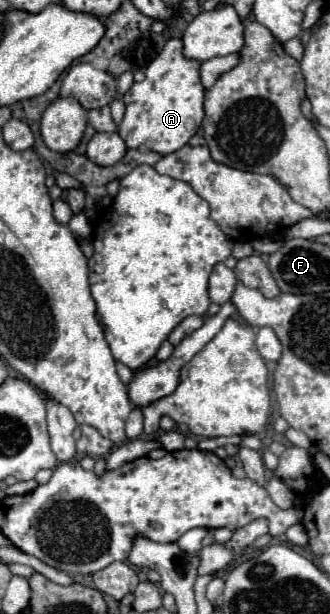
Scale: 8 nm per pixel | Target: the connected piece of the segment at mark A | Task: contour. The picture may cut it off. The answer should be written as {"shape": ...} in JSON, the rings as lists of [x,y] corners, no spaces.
{"shape":[[[171,38],[165,44],[161,54],[147,66],[145,80],[135,82],[131,90],[123,96],[127,110],[117,134],[123,138],[127,148],[145,146],[163,156],[177,152],[189,142],[203,120],[205,88],[199,80],[199,66],[201,62],[183,58],[179,38]]]}

